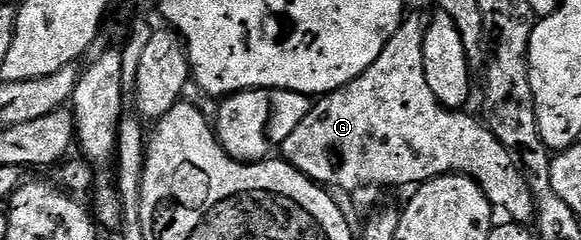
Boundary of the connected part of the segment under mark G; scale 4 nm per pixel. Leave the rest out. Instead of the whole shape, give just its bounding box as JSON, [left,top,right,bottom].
[281,17,535,223]

